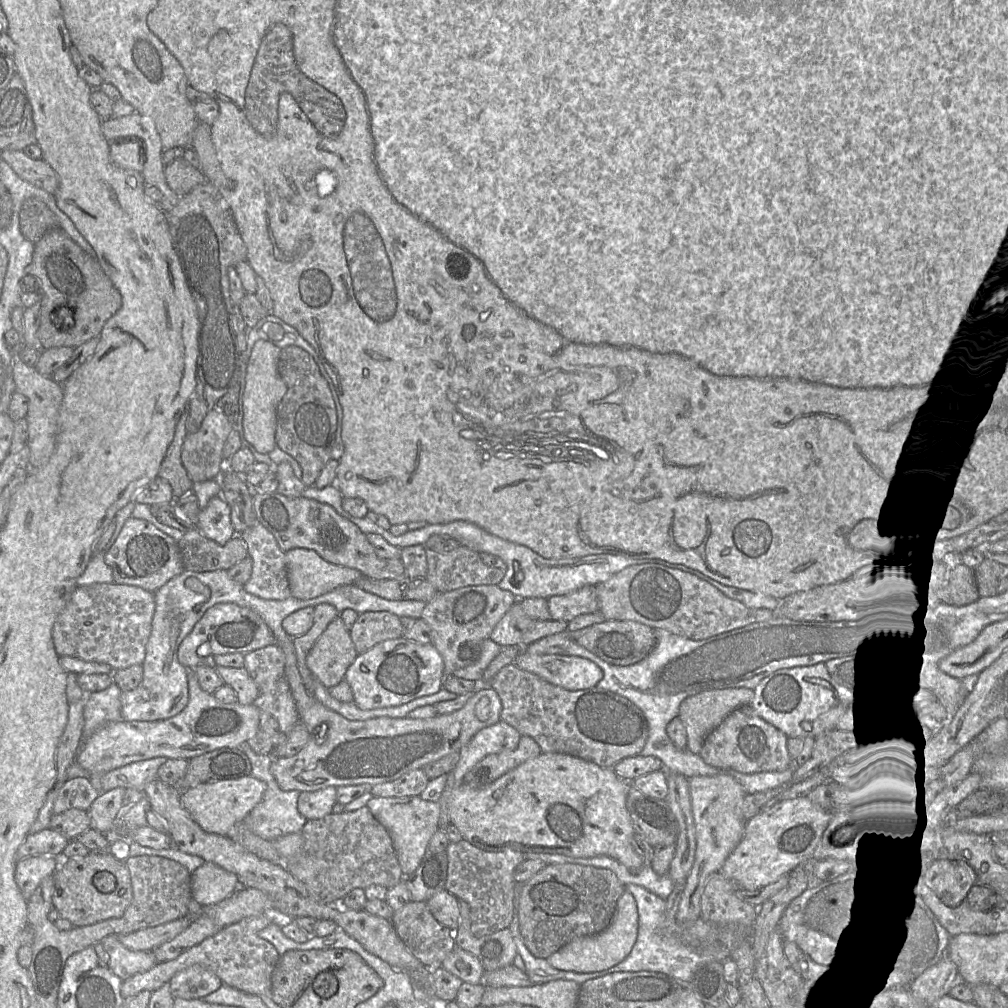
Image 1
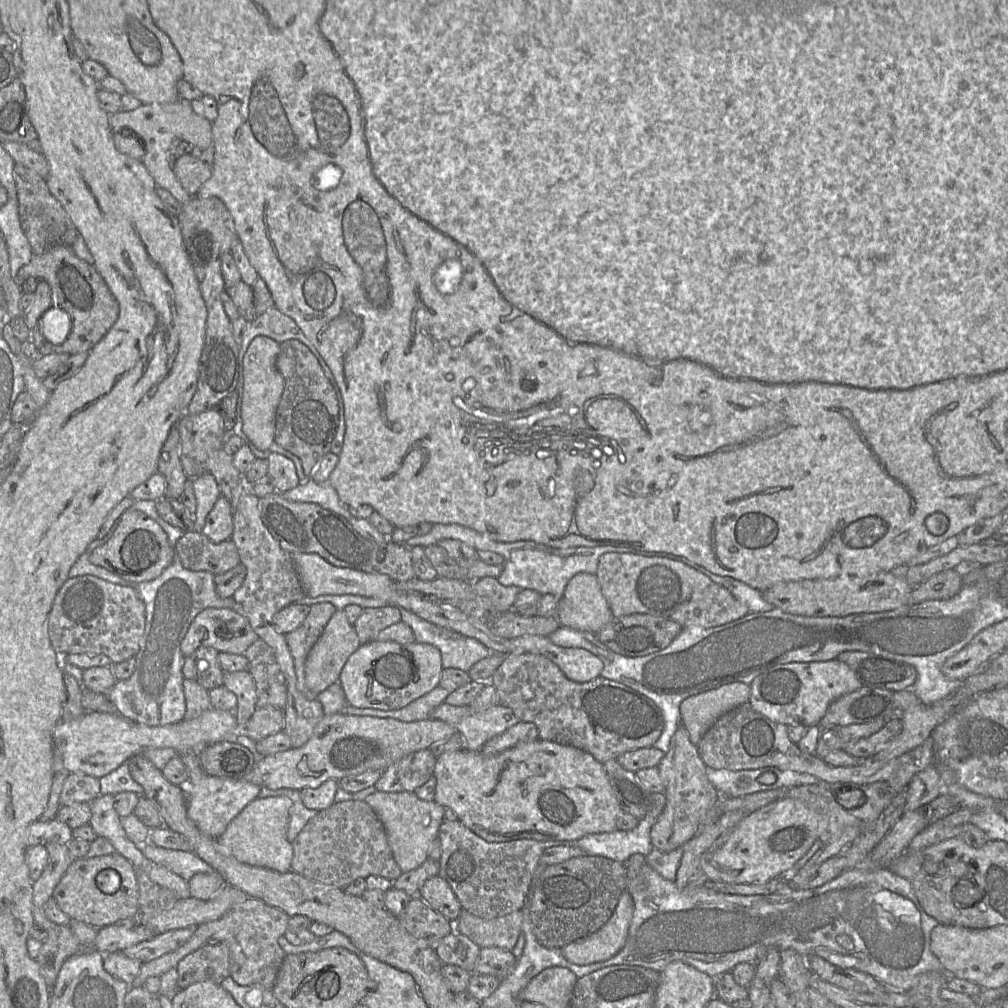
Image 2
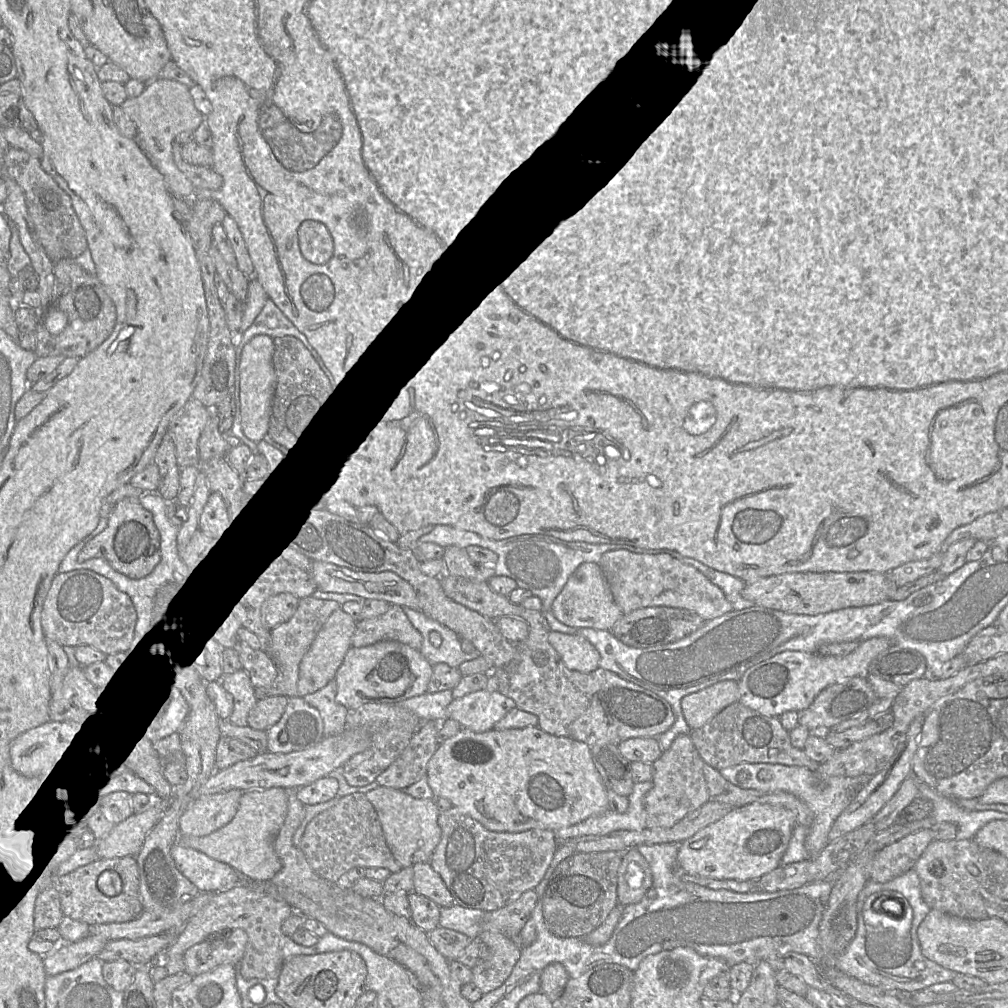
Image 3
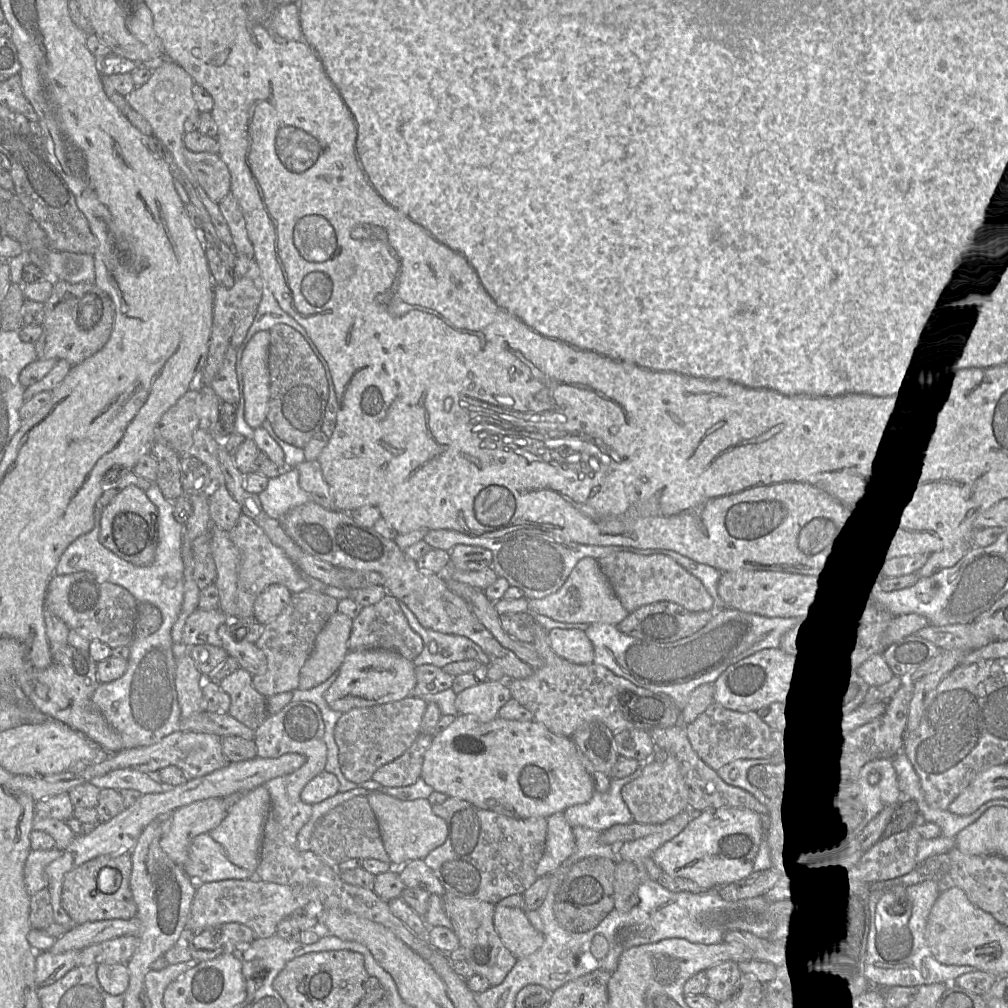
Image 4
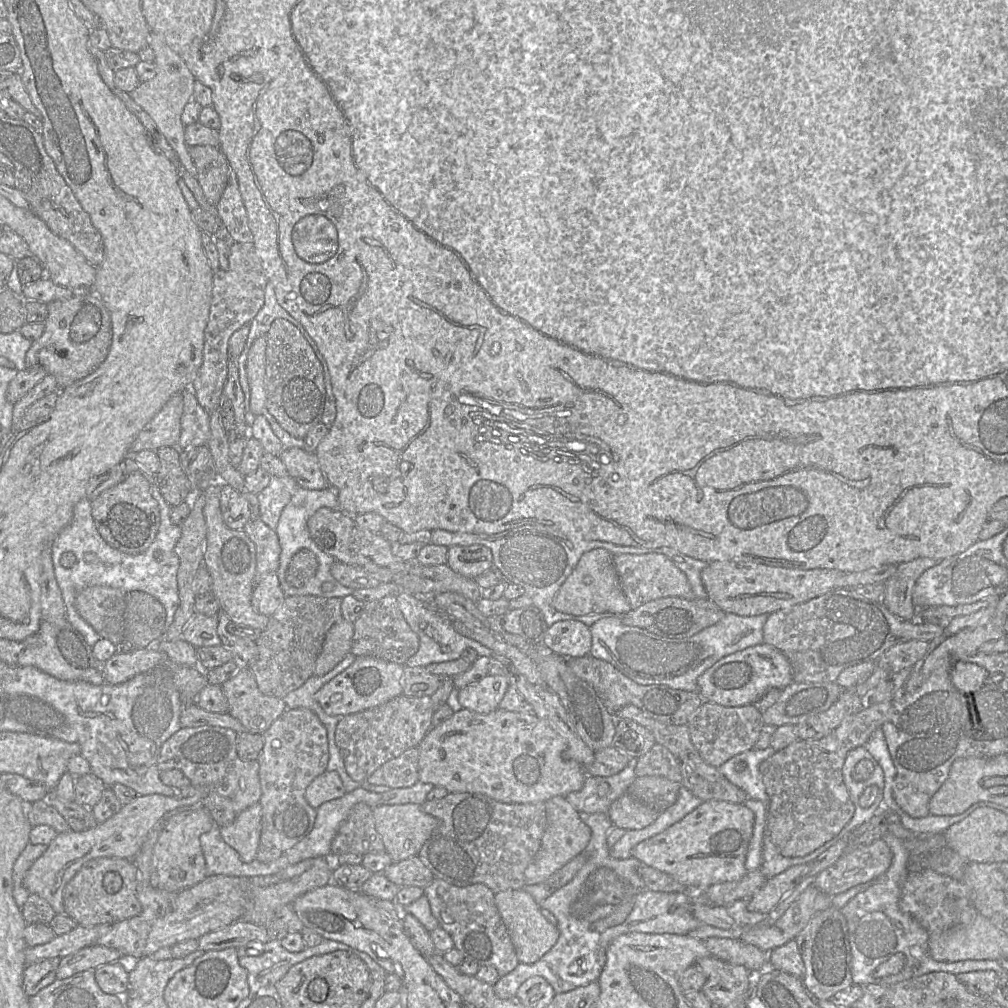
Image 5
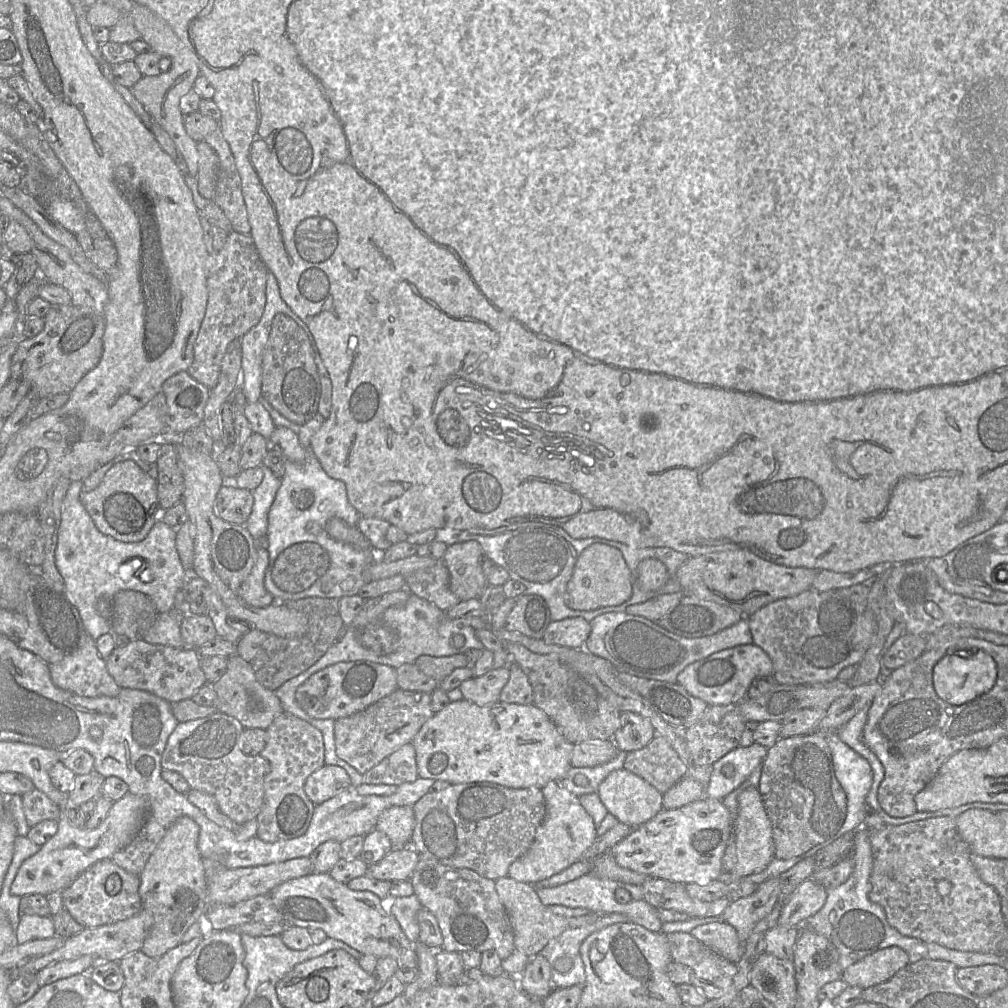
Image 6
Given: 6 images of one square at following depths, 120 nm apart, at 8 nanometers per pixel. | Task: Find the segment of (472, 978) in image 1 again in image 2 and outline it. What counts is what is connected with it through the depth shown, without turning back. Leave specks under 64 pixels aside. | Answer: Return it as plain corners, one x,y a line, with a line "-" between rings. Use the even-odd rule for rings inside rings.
454,931
445,936
435,951
444,965
456,965
473,973
481,948
467,936

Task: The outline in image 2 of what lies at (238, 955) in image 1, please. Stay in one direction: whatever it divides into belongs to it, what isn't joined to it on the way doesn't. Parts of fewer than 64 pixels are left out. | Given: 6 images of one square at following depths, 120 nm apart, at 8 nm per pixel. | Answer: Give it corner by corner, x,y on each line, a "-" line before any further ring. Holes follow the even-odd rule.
248,898
232,907
219,919
195,927
190,939
175,951
142,963
130,987
144,986
150,977
161,977
170,969
175,968
184,957
205,945
224,944
228,948
230,976
238,985
260,985
272,990
286,956
279,946
278,939
288,930
289,918
280,909
271,907
259,899

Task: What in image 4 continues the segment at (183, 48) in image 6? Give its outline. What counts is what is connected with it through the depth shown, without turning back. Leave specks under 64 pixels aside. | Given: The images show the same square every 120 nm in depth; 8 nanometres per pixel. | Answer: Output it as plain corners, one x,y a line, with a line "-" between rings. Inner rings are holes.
167,61
152,72
148,82
135,87
126,96
128,105
147,120
153,135
171,152
177,166
193,186
197,184
197,178
186,164
183,155
183,137
185,120
198,111
192,94
194,83
192,77
180,65
174,61

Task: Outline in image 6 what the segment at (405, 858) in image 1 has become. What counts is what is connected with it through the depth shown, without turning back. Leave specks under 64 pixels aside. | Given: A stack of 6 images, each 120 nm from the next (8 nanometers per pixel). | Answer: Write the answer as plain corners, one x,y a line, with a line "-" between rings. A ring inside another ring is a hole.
393,806
381,813
375,829
390,839
393,848
402,849
411,846
414,827
415,816
412,806

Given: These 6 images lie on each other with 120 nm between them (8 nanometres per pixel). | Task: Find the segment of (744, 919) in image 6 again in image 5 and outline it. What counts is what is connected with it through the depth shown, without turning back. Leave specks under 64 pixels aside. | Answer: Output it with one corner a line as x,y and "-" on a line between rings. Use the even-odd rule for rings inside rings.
808,863
790,867
768,878
756,893
746,899
748,910
767,914
807,877
811,877
808,875

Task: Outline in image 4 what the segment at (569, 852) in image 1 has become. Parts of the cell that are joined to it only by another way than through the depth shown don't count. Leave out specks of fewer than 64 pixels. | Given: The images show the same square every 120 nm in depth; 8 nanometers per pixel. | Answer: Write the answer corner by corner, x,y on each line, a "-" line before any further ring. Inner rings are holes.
459,714
441,733
434,735
424,754
421,778
434,791
466,800
473,805
514,818
548,818
568,807
588,802
594,792
593,781
578,757
571,737
551,732
542,723
500,718
483,722
475,715

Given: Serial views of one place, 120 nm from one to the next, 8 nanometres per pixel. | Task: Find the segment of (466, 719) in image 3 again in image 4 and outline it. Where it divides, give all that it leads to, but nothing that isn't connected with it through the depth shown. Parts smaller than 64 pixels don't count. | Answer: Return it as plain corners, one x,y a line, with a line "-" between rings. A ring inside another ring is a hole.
485,680
457,694
455,707
459,714
471,714
487,722
498,716
499,709
511,698
505,680

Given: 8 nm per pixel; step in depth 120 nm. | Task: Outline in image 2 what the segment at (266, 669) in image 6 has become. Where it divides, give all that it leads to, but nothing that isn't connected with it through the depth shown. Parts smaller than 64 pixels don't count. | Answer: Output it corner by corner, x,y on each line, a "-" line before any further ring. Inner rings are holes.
331,603
313,604
304,622
296,630
285,635
293,660
297,689
307,700
316,700
318,694
312,692
305,683
305,661
335,611
336,608

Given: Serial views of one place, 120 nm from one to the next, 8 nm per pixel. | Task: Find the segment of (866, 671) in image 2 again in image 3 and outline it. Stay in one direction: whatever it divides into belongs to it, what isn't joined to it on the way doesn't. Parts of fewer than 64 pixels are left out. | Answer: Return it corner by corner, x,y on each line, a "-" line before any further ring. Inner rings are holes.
892,645
880,652
869,664
868,674
891,681
901,687
923,678
926,672
924,656
913,649

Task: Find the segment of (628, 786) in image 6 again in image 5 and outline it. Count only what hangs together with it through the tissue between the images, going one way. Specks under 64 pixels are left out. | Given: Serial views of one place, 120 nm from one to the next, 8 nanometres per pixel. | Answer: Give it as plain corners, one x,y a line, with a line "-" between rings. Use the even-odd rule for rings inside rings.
629,793
615,799
609,807
608,815
613,825
625,830
636,830
652,824
660,812
637,800

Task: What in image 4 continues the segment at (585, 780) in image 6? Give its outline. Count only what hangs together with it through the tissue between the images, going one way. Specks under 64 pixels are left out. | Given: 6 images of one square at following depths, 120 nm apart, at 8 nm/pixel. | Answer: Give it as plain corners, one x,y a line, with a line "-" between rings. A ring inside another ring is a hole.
640,762
632,774
623,778
611,778
606,792
596,791
592,798
581,804
575,804
564,811
566,821
571,827
584,826
603,831
616,824
629,824
633,815
625,803
621,790
624,785
641,776
645,762

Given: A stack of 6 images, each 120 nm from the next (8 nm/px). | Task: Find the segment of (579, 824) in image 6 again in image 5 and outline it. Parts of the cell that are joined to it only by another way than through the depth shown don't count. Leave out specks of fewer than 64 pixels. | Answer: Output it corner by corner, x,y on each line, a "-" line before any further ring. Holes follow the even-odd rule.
553,796
545,801
546,828
540,848
524,872
525,884
534,885
545,882
552,874
581,853
588,845
591,829
581,820
579,812
567,801
565,796

